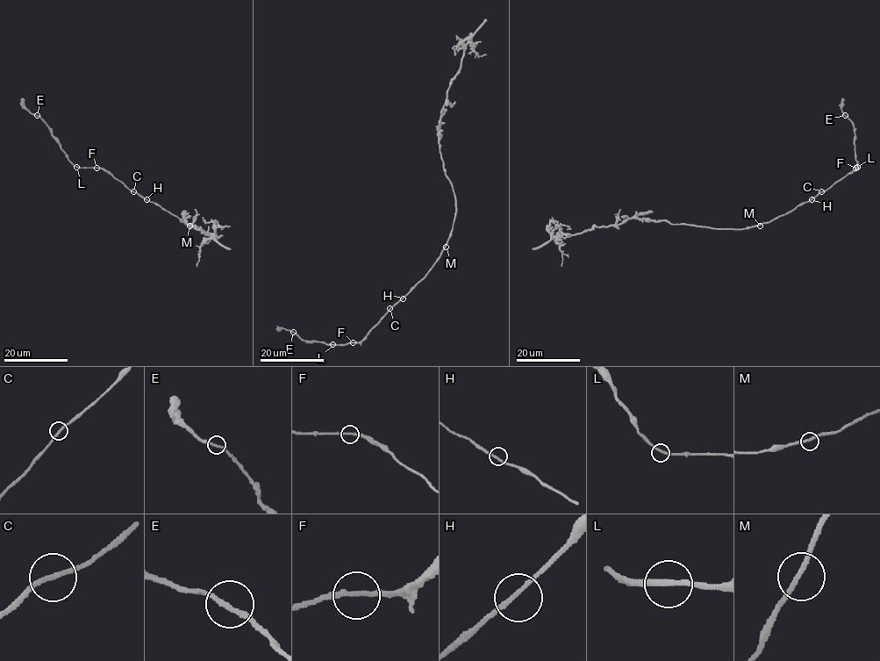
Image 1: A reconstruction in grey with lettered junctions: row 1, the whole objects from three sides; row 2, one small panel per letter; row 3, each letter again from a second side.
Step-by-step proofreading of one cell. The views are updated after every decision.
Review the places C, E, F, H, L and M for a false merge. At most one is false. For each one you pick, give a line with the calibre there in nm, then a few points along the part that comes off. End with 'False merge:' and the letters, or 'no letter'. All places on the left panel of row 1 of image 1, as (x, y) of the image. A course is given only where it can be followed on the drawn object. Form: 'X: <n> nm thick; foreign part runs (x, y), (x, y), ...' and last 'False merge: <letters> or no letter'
False merge: no letter

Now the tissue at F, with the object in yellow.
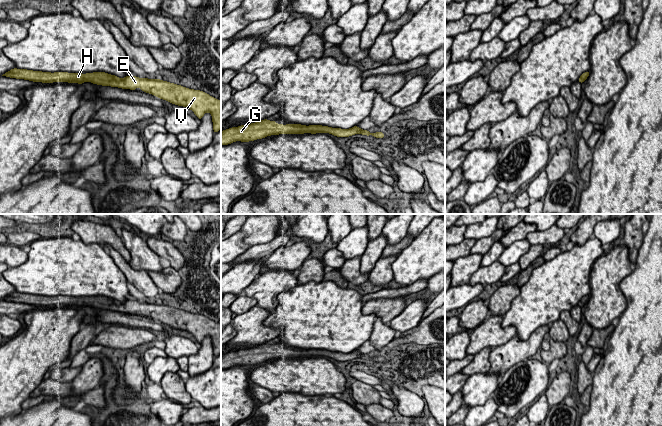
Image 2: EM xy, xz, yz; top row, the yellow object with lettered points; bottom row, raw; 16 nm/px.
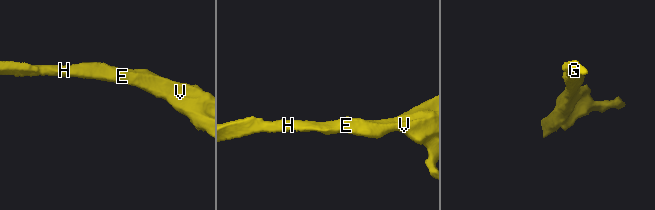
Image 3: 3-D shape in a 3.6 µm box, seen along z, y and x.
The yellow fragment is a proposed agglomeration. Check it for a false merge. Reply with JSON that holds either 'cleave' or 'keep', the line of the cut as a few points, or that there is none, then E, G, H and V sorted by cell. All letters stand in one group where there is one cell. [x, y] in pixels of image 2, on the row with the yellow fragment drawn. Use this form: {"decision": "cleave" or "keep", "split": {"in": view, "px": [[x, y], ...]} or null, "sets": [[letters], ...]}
{"decision": "keep", "split": null, "sets": [["E", "G", "H", "V"]]}

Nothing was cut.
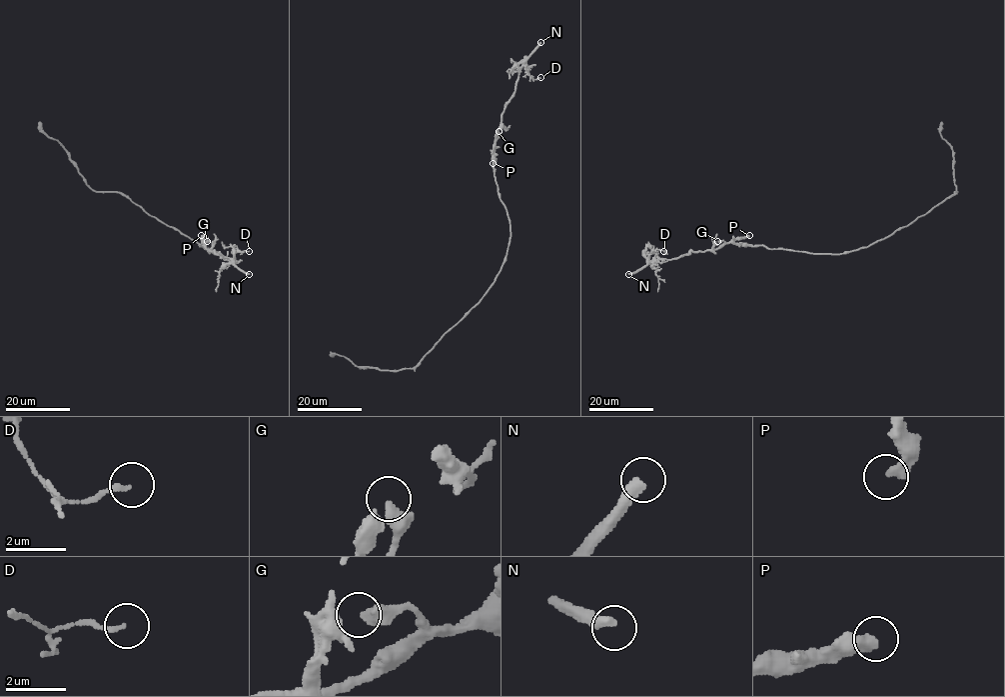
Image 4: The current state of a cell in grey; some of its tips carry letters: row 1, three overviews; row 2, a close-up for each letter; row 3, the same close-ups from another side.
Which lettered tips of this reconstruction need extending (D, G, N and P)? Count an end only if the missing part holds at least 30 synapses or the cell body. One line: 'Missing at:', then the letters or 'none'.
Missing at: N

